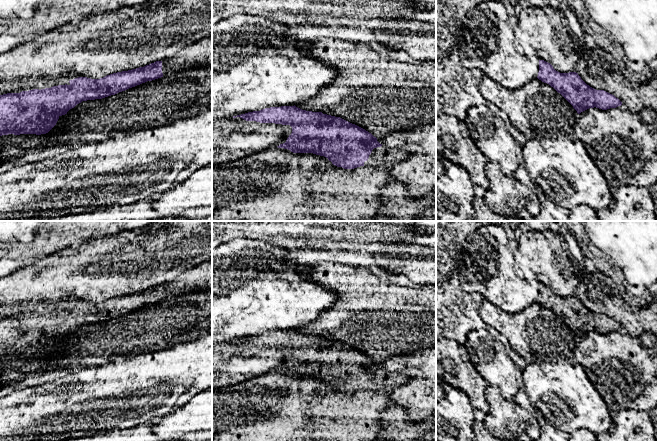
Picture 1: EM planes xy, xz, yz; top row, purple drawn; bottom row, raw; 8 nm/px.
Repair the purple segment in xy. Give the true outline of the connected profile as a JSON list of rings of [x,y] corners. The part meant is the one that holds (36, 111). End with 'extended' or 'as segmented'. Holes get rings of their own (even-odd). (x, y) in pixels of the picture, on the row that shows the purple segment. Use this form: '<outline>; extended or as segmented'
[[[212,37],[183,48],[172,57],[100,79],[78,77],[69,85],[0,95],[0,136],[46,134],[60,116],[82,101],[102,99],[167,73],[212,66]]]; extended

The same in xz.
[[[295,105],[270,107],[233,116],[233,118],[236,117],[246,121],[290,125],[292,133],[285,143],[277,146],[278,148],[288,149],[293,153],[313,153],[324,156],[333,165],[344,169],[354,169],[364,165],[391,168],[394,164],[406,160],[410,156],[403,149],[389,148],[380,144],[371,133],[340,117],[323,114],[322,112],[302,110]]]; extended

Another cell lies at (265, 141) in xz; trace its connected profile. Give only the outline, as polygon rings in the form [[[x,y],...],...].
[[[240,117],[212,119],[212,164],[240,160],[277,147],[291,133],[290,125],[246,121]]]

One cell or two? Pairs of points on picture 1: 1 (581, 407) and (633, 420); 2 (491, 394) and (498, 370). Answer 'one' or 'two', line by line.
1: two
2: two

